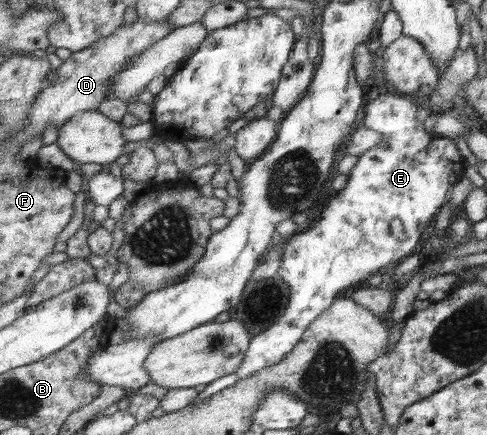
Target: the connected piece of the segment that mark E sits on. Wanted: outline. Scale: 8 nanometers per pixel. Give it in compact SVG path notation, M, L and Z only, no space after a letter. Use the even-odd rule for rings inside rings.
M392 90L385 94L380 93L377 98L367 101L366 108L363 111L362 125L382 133L384 141L358 158L352 171L347 174L346 185L335 197L331 197L324 204L321 218L318 221L311 221L306 231L295 233L283 245L283 260L278 275L290 287L288 307L286 307L284 315L268 331L258 333L256 337L250 339L250 347L244 355L242 367L236 373L222 377L210 386L204 387L205 390L199 393L194 407L206 403L208 399L212 399L216 393L220 393L224 389L229 389L244 379L254 377L262 369L274 367L280 361L284 361L294 351L296 345L303 341L307 329L335 303L338 291L344 291L352 285L358 285L360 281L364 281L372 275L385 273L390 267L397 265L401 260L414 253L414 249L418 247L422 233L426 231L428 223L432 221L434 215L438 214L438 209L450 199L450 189L454 183L465 177L466 161L456 146L456 139L464 138L463 133L454 138L434 139L432 137L430 139L428 137L430 133L424 133L424 129L422 129L420 135L416 135L416 119L412 117L412 113L416 113L419 102L415 96L399 94ZM394 219L400 219L403 223L404 232L407 235L405 240L398 240L390 233Z

